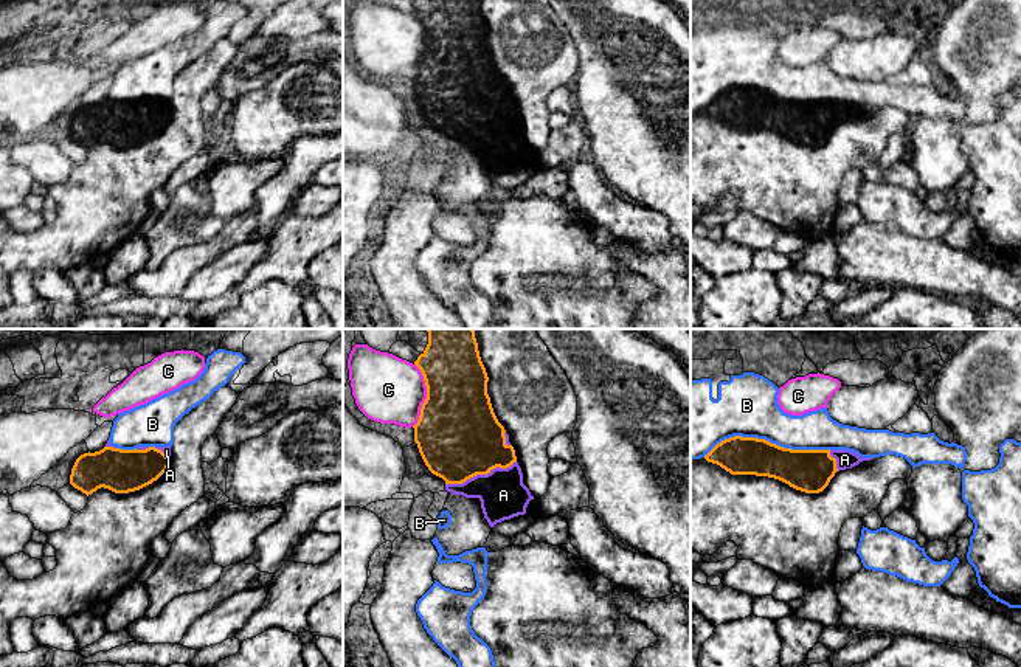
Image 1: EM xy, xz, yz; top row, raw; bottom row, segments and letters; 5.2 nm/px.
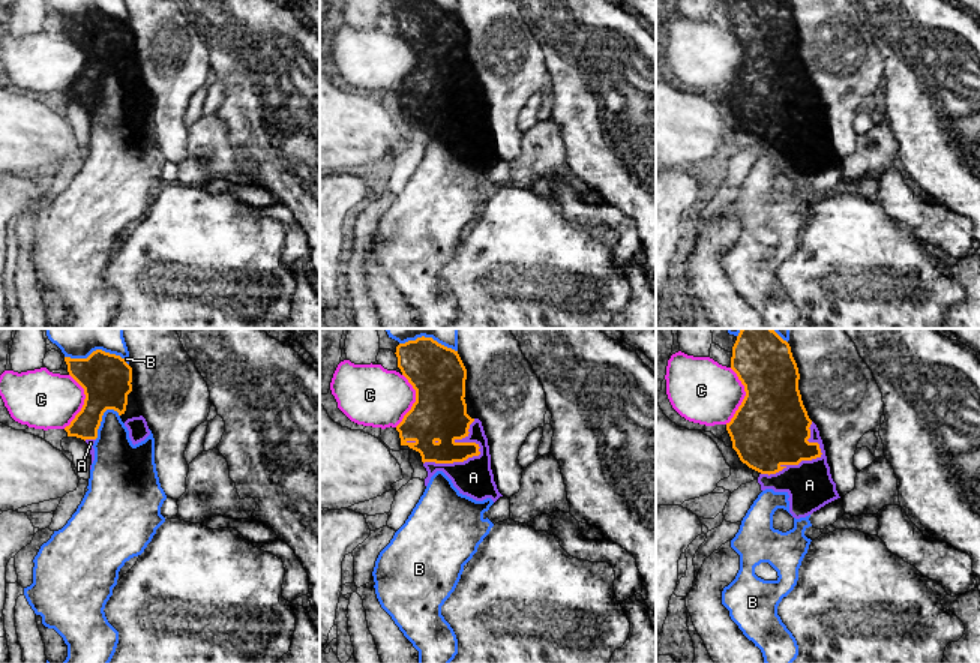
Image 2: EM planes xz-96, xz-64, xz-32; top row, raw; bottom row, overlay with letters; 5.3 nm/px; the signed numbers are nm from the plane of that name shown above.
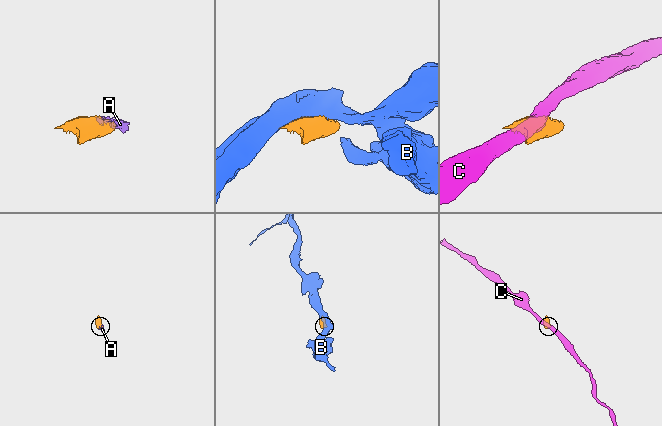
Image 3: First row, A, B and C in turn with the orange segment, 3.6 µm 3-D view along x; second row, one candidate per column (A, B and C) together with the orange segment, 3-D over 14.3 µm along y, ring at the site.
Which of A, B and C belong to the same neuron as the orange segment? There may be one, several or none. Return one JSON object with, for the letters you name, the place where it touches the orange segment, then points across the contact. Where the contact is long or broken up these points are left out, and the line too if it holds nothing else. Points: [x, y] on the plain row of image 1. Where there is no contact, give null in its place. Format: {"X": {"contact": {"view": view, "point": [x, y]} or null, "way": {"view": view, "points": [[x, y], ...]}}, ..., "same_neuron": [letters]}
{"A": {"contact": {"view": "xz", "point": [480, 126]}}, "same_neuron": ["A"]}

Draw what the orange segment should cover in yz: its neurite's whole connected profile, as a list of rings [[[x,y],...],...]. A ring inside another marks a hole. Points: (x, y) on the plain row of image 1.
[[[734,88],[717,96],[704,112],[731,127],[768,129],[796,143],[819,146],[836,124],[874,110],[847,102],[791,102],[765,92]]]

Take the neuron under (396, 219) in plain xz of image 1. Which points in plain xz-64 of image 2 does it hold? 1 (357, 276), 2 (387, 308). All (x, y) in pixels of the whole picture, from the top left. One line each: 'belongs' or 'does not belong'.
1: does not belong
2: belongs

